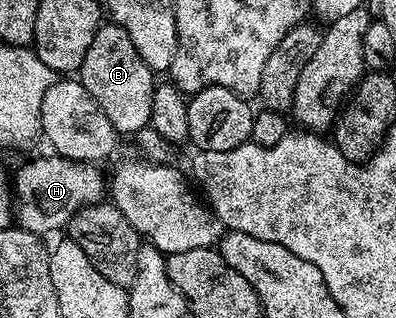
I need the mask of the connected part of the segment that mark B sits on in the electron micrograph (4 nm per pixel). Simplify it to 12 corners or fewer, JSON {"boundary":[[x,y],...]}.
{"boundary":[[102,23],[79,81],[117,133],[150,127],[155,74]]}

